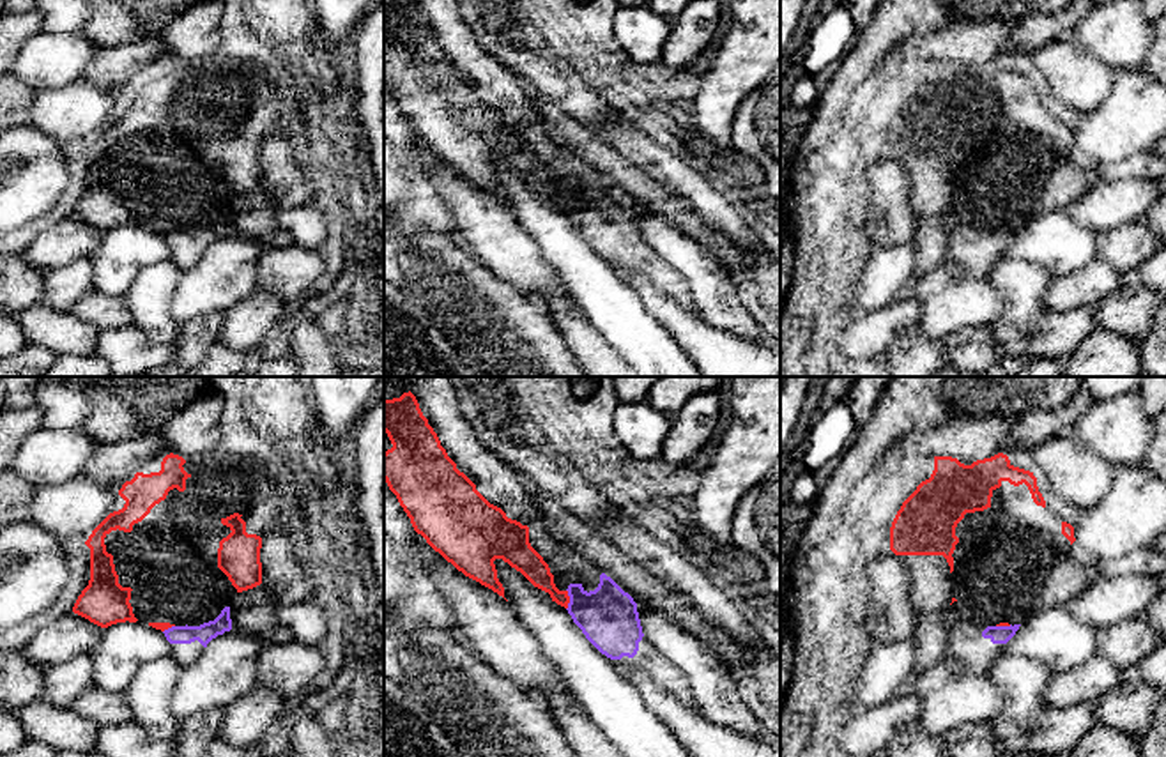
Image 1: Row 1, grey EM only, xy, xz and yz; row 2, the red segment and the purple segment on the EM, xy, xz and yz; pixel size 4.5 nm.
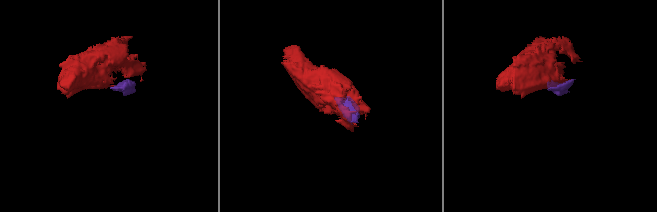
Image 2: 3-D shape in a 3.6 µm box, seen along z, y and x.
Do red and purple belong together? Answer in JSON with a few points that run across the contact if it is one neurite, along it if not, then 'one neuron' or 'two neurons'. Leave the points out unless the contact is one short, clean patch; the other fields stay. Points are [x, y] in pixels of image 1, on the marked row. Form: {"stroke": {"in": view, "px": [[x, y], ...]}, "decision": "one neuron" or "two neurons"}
{"stroke": {"in": "xz", "px": [[567, 589], [567, 609]]}, "decision": "two neurons"}

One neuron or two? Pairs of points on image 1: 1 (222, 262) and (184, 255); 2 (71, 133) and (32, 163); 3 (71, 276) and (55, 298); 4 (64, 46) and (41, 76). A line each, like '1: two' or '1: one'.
1: two
2: two
3: one
4: one

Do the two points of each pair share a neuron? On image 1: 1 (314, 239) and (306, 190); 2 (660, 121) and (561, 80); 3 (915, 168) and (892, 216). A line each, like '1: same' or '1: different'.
1: different
2: same
3: different

